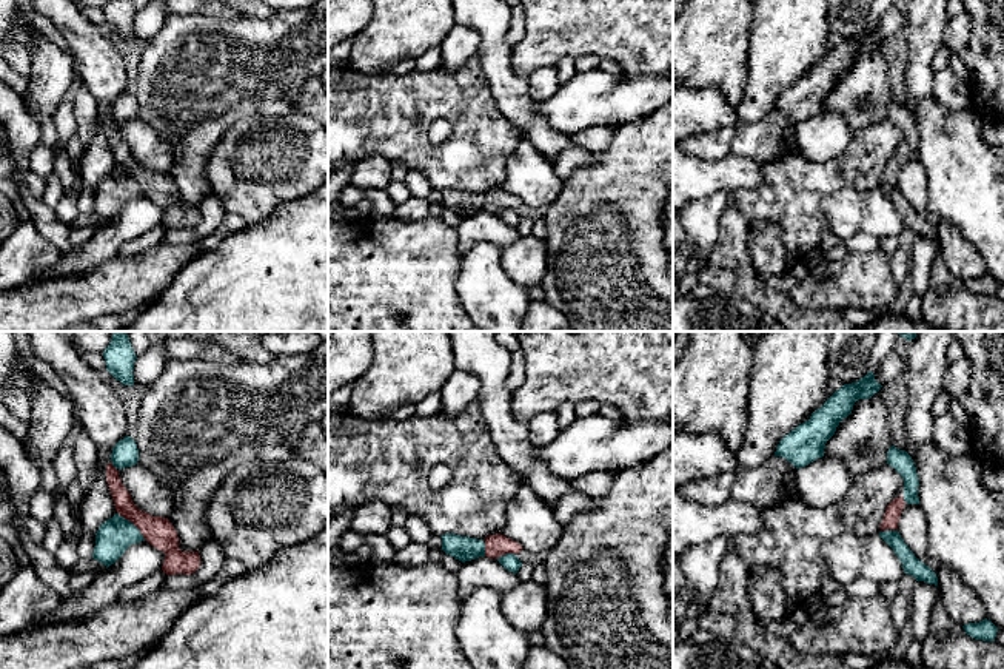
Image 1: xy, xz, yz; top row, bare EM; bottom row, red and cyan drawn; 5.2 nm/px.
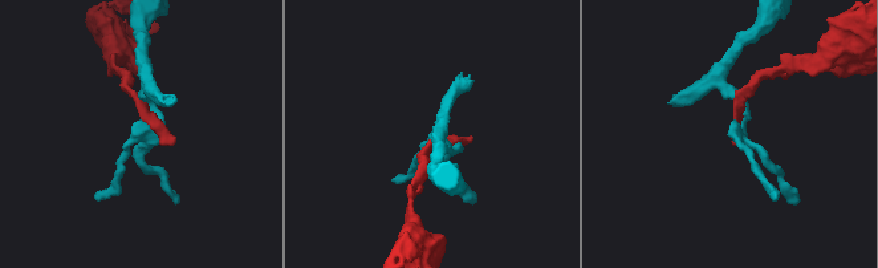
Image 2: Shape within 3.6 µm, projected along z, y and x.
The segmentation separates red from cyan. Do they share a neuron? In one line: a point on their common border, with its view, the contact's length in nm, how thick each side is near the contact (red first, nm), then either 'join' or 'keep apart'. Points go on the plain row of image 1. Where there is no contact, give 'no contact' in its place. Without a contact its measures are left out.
xy (133, 178) | 220 nm | 160/180 nm | keep apart

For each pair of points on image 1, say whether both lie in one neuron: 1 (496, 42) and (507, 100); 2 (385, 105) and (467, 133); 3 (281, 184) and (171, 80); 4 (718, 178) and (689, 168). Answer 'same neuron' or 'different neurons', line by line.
1: same neuron
2: same neuron
3: different neurons
4: same neuron

